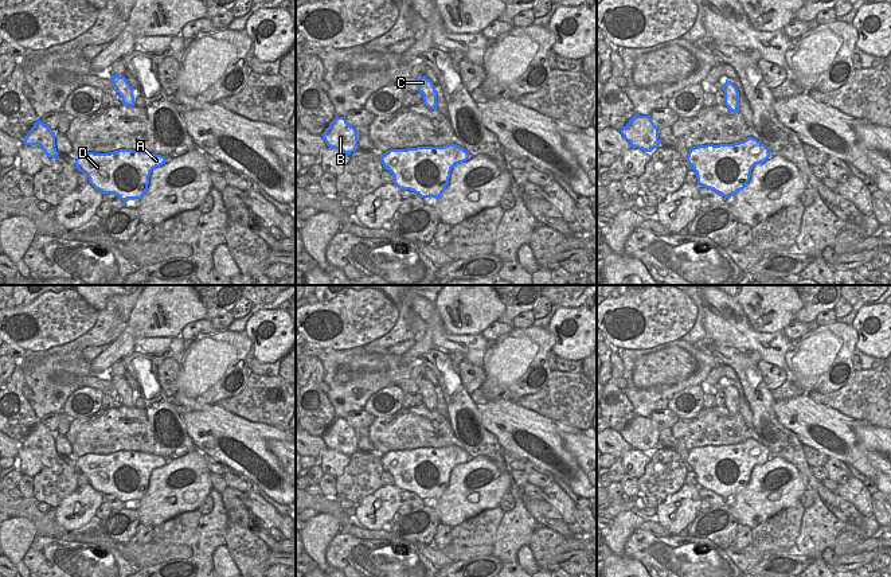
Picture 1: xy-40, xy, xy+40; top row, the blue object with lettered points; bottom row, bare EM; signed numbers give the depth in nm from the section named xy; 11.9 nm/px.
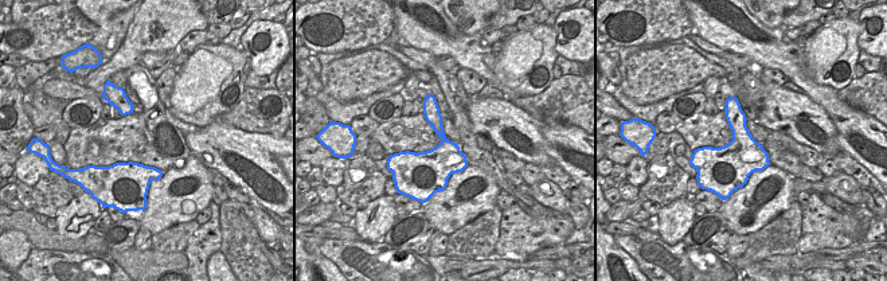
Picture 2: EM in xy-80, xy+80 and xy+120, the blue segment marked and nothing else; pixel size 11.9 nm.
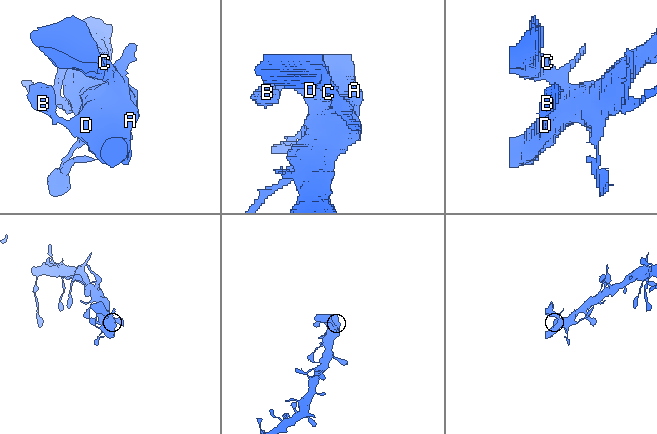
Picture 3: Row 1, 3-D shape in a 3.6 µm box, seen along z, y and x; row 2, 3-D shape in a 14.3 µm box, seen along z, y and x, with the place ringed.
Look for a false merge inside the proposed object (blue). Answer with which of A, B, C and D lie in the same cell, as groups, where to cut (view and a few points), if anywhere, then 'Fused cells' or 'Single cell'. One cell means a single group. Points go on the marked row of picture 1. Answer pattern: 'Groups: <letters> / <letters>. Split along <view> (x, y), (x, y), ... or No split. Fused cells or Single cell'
Groups: A B C D. No split. Single cell.

